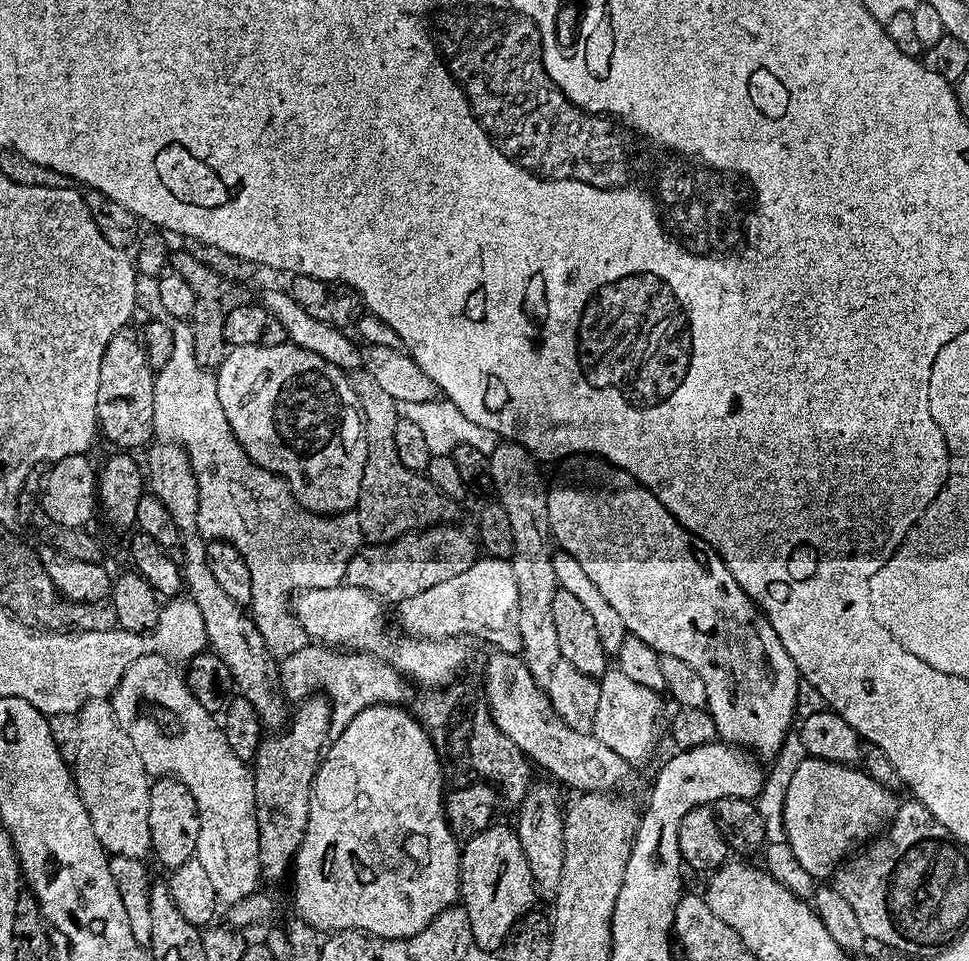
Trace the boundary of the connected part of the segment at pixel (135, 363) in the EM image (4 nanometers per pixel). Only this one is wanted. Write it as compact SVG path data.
M121 330L106 346L98 374L98 398L96 399L96 422L98 432L116 450L143 449L154 440L154 394L156 378L152 367L146 362L144 346L128 330Z

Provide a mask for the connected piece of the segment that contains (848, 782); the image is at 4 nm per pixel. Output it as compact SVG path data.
M813 758L802 761L787 789L784 810L785 832L788 835L786 844L788 848L792 847L792 856L800 863L801 870L820 880L816 882L827 881L848 860L853 850L867 845L892 823L901 803L896 795L893 789L878 783L867 772L851 764L837 764L834 761Z

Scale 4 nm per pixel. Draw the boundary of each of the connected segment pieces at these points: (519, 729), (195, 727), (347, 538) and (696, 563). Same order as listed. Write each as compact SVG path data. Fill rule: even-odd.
M499 650L491 654L483 695L502 734L506 734L506 738L510 738L537 769L545 768L553 781L561 780L566 787L577 788L577 793L616 790L628 776L629 761L614 754L614 750L592 732L574 730L561 718L548 701L547 691L536 683L519 655Z
M143 656L138 658L124 674L118 682L115 692L110 697L112 705L112 713L114 718L120 724L120 728L126 734L126 738L130 738L130 742L134 742L134 750L138 750L138 758L142 758L142 766L146 769L149 777L152 778L168 778L175 777L190 790L190 794L194 794L196 799L196 810L200 818L200 833L198 834L198 846L196 847L195 859L202 862L202 866L206 866L206 874L210 878L210 882L214 882L214 890L217 897L221 901L226 902L225 905L231 906L237 904L240 900L247 900L249 896L257 891L256 880L261 879L260 863L258 862L258 822L256 821L256 799L254 798L254 778L252 777L253 769L245 763L242 758L238 758L230 750L230 745L226 742L226 734L223 733L221 725L218 723L217 717L213 713L208 712L196 699L188 693L188 685L185 677L175 668L177 665L173 663L167 656Z
M248 488L244 496L234 496L234 510L228 510L228 534L224 534L224 540L229 540L244 555L246 566L252 564L250 615L268 651L277 658L302 650L310 640L293 618L286 597L301 588L325 588L341 583L349 558L362 544L360 528L352 518L330 518L328 526L328 518L323 515L300 514L289 515L279 524L268 524L268 498Z
M596 458L581 460L584 461L581 464L574 465L569 470L568 477L561 484L555 485L553 483L549 487L548 513L550 514L553 541L563 551L570 553L574 558L578 558L582 570L586 570L586 574L594 581L594 586L598 586L598 590L602 590L606 602L610 602L610 606L614 606L614 610L618 610L618 615L622 617L622 622L628 627L631 635L642 638L642 642L646 642L661 656L673 656L674 658L682 658L682 662L690 662L690 666L694 666L694 670L698 670L698 674L702 674L702 683L706 686L706 698L708 699L706 707L709 714L714 718L716 735L723 743L733 745L740 750L747 750L757 757L775 757L789 729L793 727L792 715L796 712L796 699L800 696L800 688L802 689L800 671L794 666L790 654L786 654L786 646L782 646L782 638L778 638L774 626L770 626L768 617L745 594L742 586L738 586L738 582L734 582L734 574L730 574L726 562L716 553L716 549L710 547L699 536L682 527L672 517L670 510L666 510L666 506L662 506L662 502L658 502L658 498L649 488L644 487L643 484L637 484L635 478L628 472L624 472L607 462L601 462Z

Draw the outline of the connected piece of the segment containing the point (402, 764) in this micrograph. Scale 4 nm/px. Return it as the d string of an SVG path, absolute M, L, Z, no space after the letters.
M375 704L359 712L341 732L335 733L316 770L316 777L312 780L306 834L302 846L298 846L296 851L296 859L290 869L290 881L292 880L292 892L296 895L295 915L321 933L355 930L387 940L404 940L407 936L421 932L438 913L457 903L460 894L460 848L444 816L442 793L445 791L446 772L442 767L442 756L415 715L411 711L403 712L404 710L395 704Z

